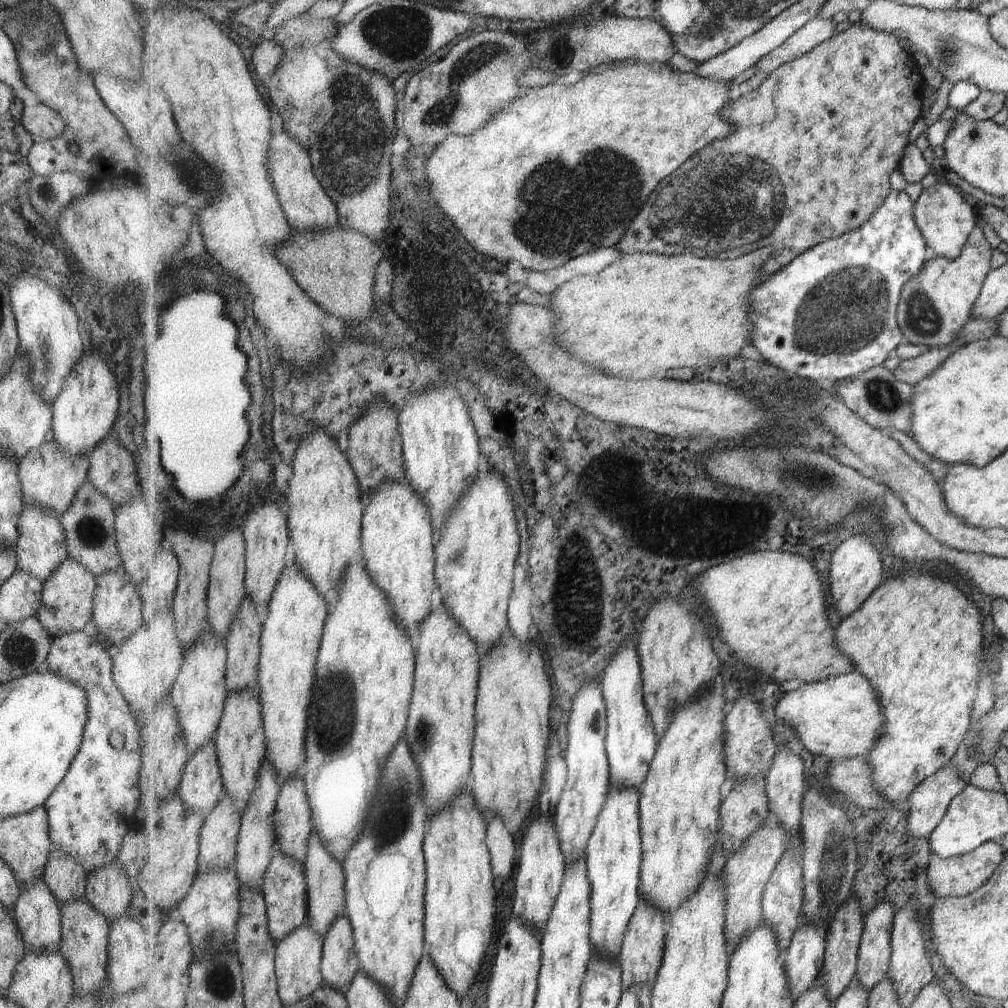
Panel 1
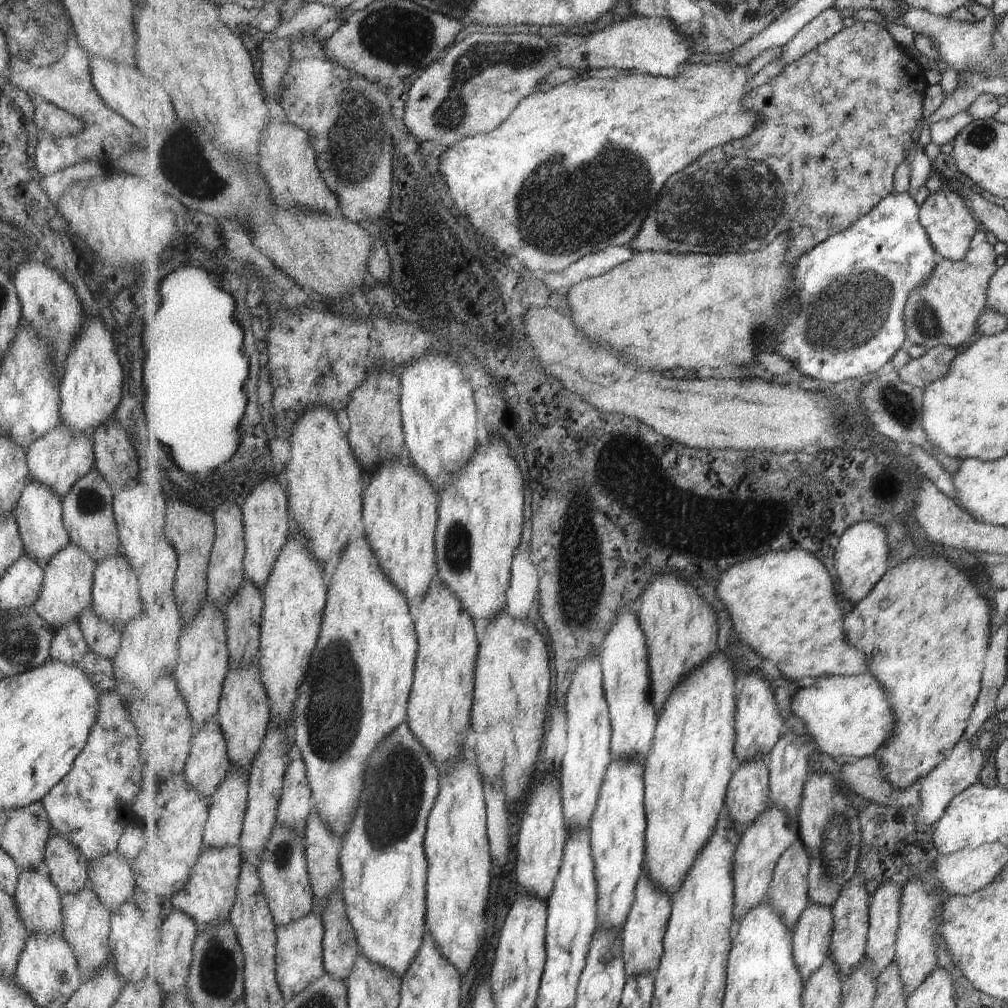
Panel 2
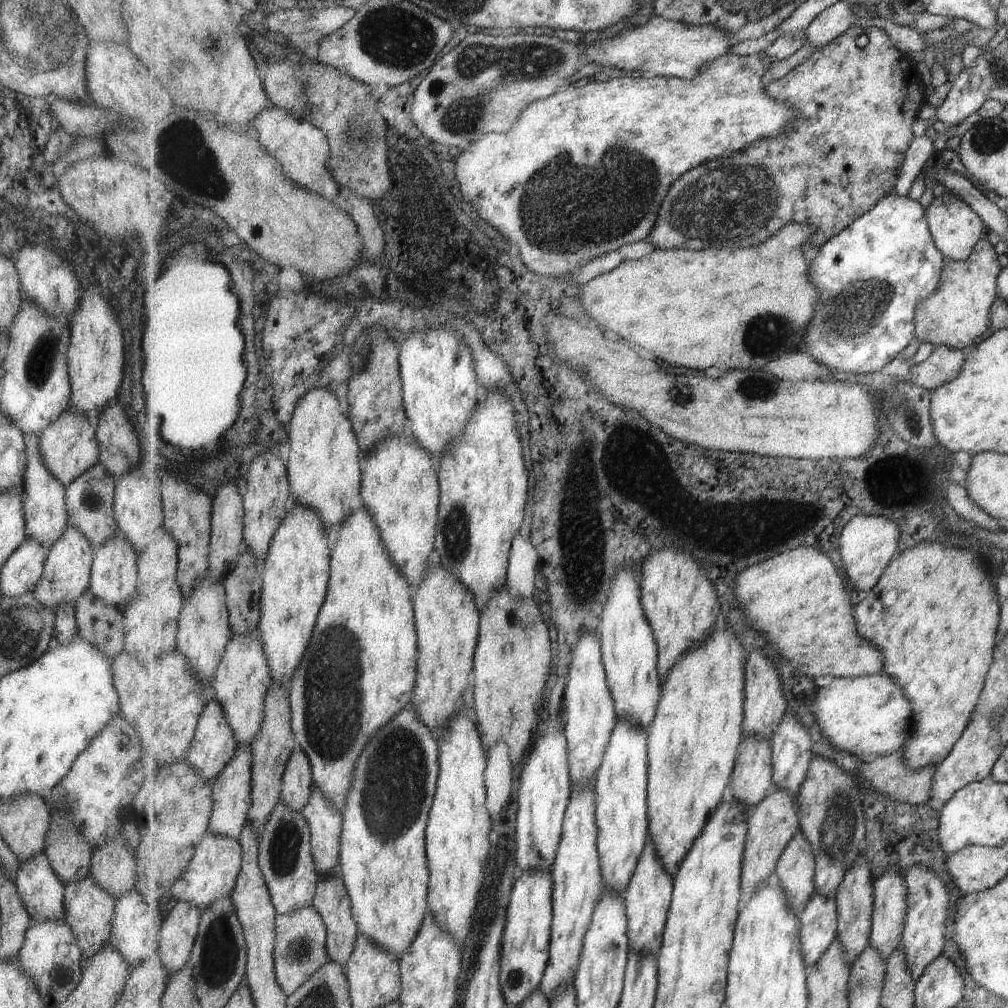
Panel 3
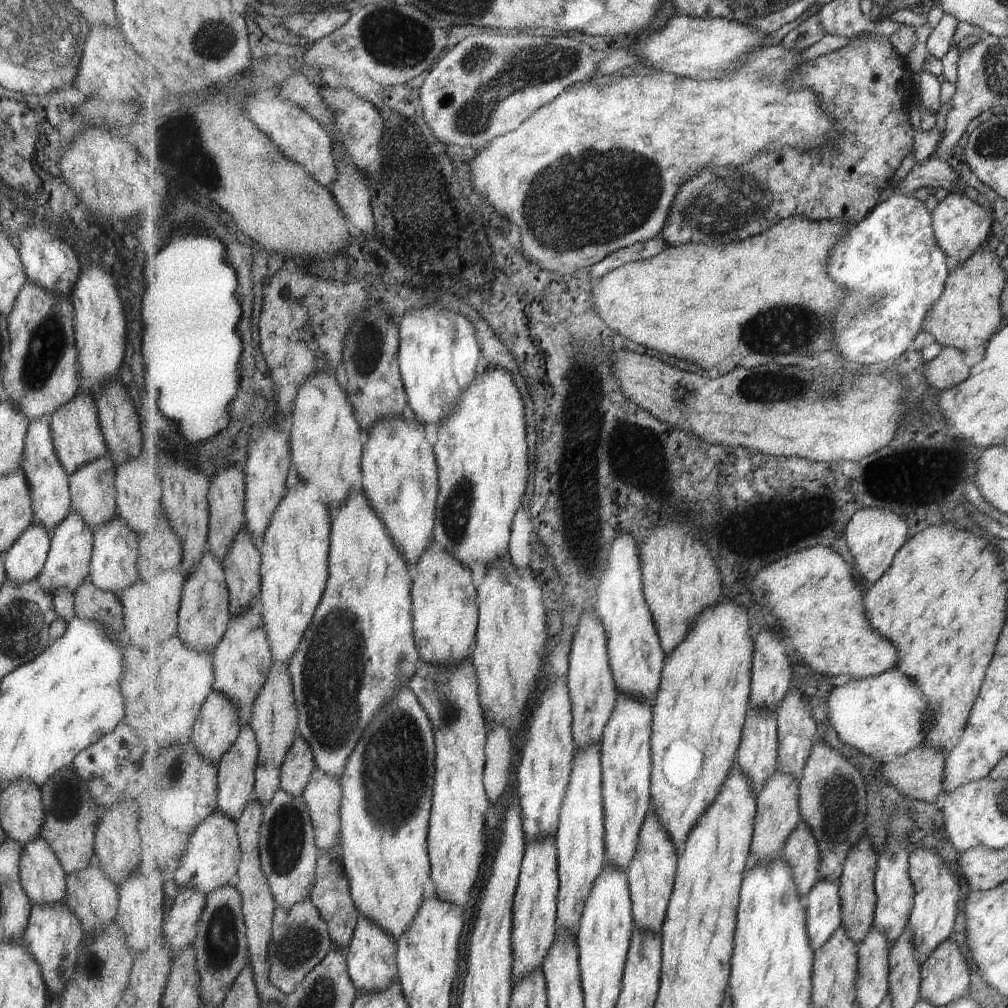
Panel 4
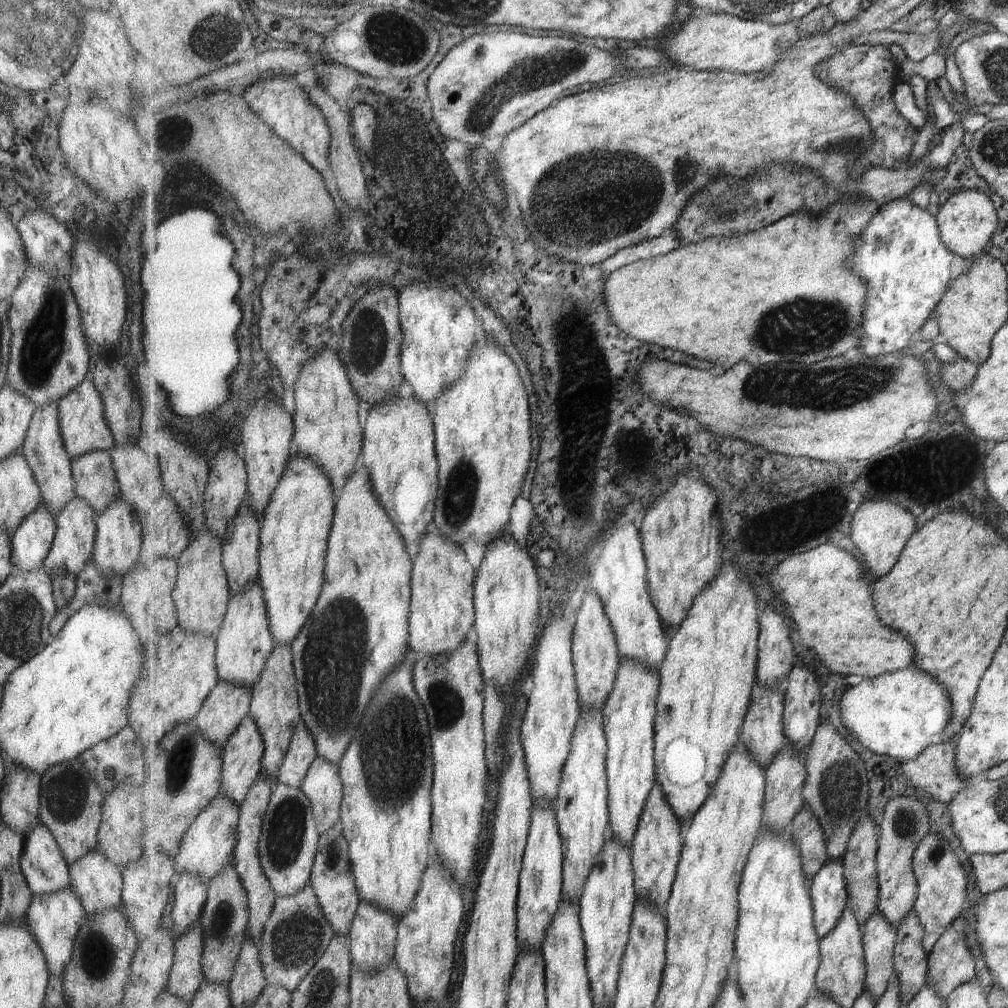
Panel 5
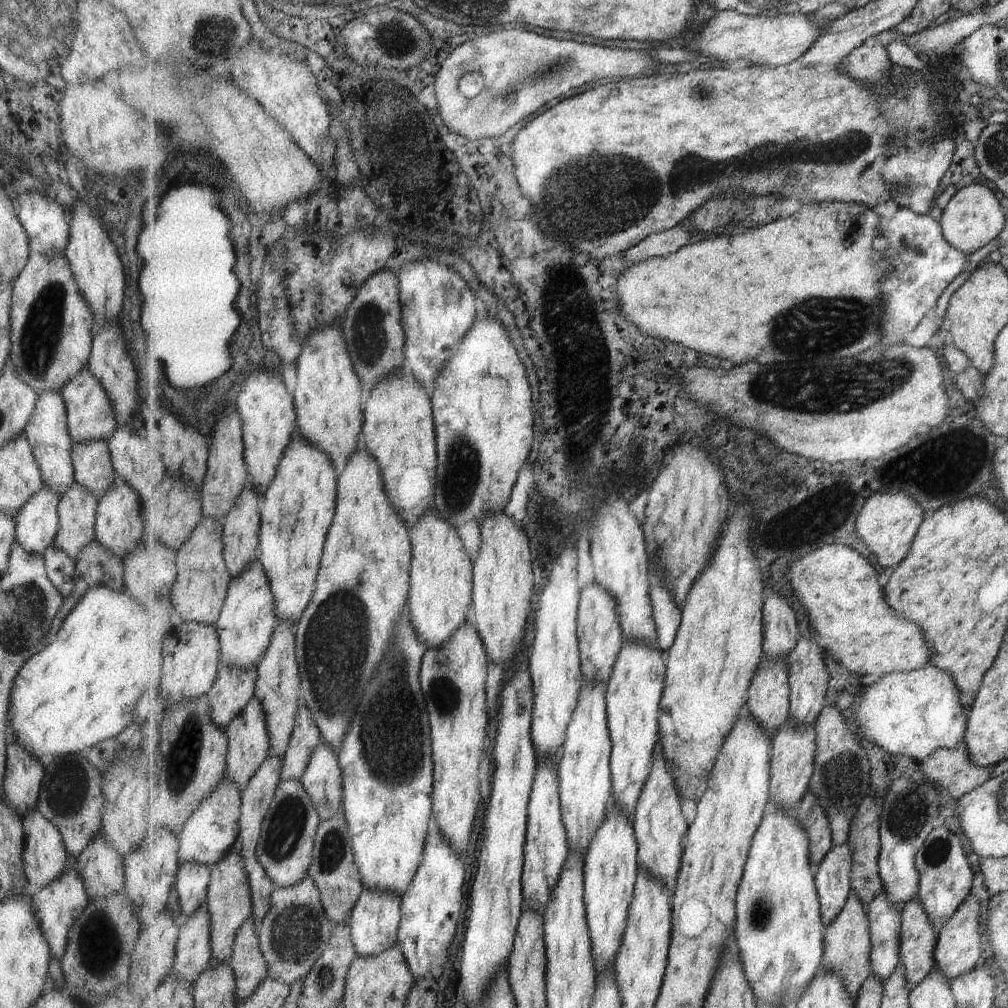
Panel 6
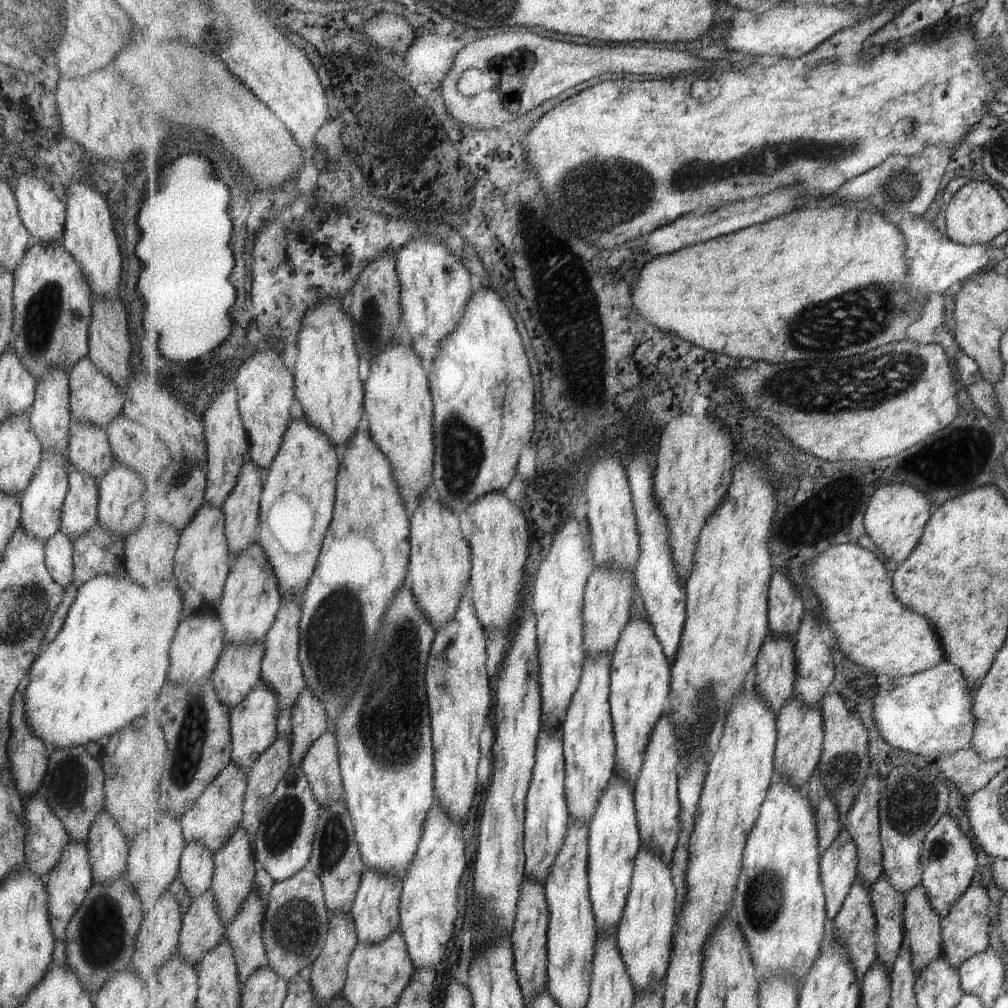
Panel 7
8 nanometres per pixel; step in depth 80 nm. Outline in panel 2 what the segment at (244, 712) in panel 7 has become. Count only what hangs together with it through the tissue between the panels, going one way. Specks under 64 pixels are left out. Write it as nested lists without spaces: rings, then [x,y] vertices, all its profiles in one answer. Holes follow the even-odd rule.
[[[236,769],[209,799],[209,818],[204,834],[205,849],[227,849],[240,844],[248,807],[249,774]]]

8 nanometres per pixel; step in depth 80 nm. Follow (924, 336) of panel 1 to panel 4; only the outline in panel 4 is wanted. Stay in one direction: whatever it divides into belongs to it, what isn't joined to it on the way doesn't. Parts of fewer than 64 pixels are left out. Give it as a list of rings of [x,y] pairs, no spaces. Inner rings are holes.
[[[980,247],[964,263],[948,271],[937,302],[927,313],[924,331],[941,347],[953,347],[967,353],[981,346],[1001,326],[1000,294],[1006,281],[1006,273],[999,266],[995,254]]]

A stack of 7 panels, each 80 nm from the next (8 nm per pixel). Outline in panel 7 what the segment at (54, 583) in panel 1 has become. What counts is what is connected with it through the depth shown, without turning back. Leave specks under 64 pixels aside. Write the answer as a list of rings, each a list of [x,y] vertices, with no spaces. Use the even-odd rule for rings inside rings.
[[[71,470],[60,511],[60,530],[69,542],[79,539],[97,521],[98,486],[86,473]]]

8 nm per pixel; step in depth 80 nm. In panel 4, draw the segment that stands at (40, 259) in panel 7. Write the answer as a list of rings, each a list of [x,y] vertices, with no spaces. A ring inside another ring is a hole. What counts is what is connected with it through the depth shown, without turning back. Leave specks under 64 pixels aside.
[[[27,280],[19,289],[6,319],[10,336],[10,357],[2,380],[6,400],[27,421],[36,421],[50,415],[79,392],[80,373],[76,367],[77,353],[74,349],[73,307],[69,295],[59,296],[44,291]]]

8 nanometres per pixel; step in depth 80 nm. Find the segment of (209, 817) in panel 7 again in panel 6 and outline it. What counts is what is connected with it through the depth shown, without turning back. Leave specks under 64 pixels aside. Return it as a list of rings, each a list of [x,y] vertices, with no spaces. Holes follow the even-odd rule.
[[[226,774],[221,784],[201,803],[199,809],[188,820],[180,838],[179,862],[196,862],[212,868],[224,860],[240,837],[242,815],[242,792]]]

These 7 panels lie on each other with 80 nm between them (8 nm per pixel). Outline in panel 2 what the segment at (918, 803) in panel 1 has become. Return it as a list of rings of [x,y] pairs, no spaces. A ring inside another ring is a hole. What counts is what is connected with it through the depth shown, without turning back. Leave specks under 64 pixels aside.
[[[961,738],[959,744],[952,750],[952,754],[949,758],[940,762],[931,774],[928,774],[927,777],[921,780],[921,804],[919,804],[916,819],[919,829],[923,830],[923,833],[929,830],[929,828],[935,827],[937,821],[943,816],[944,810],[952,802],[953,797],[963,792],[968,786],[978,782],[980,768],[987,759],[991,758],[991,756],[983,758],[985,753],[981,752],[978,748],[970,748],[969,742],[969,739]]]

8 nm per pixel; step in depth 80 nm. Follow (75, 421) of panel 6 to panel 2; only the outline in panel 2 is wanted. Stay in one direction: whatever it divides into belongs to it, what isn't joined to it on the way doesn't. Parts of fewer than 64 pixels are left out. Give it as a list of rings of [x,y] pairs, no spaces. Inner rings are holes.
[[[58,422],[51,430],[48,430],[33,441],[26,449],[26,482],[38,482],[46,486],[56,495],[62,498],[68,493],[73,483],[87,474],[93,466],[93,445],[90,435],[85,433],[71,433],[66,426]]]

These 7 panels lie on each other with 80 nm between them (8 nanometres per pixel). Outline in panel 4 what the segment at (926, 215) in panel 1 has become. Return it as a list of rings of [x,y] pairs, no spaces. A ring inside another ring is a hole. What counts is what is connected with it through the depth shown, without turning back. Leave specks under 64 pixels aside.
[[[948,192],[946,196],[936,202],[932,210],[933,228],[937,237],[937,244],[947,256],[956,258],[957,262],[964,263],[981,247],[981,242],[989,234],[989,226],[992,226],[989,217],[991,214],[966,196],[959,193]]]

